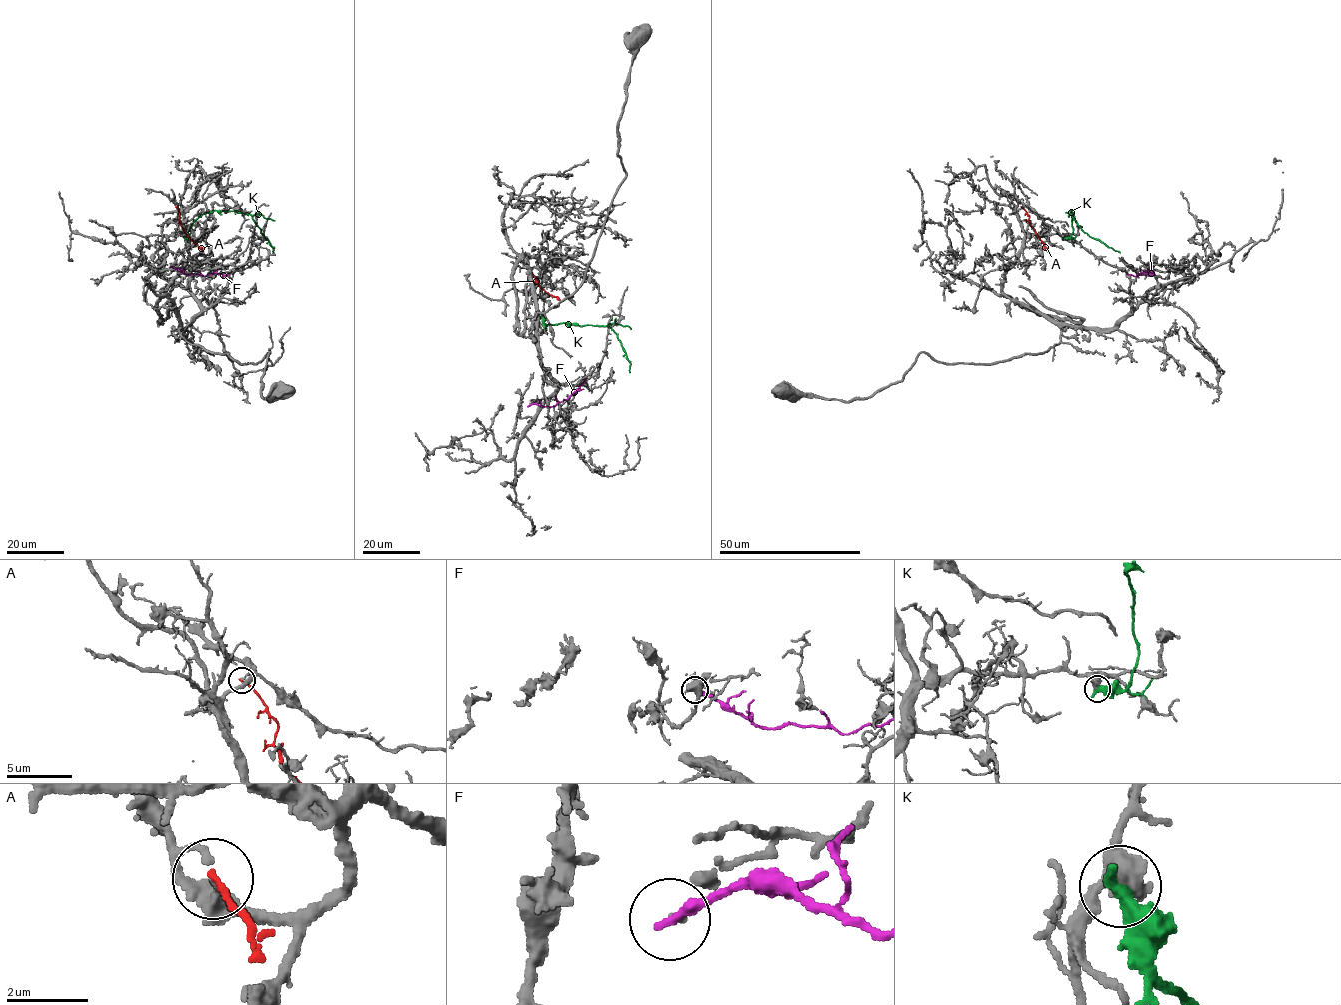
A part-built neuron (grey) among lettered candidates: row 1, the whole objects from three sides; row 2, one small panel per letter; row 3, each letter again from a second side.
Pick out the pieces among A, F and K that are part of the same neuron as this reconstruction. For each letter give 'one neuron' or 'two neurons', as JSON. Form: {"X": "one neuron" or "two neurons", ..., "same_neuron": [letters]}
{"A": "two neurons", "F": "two neurons", "K": "two neurons", "same_neuron": []}

